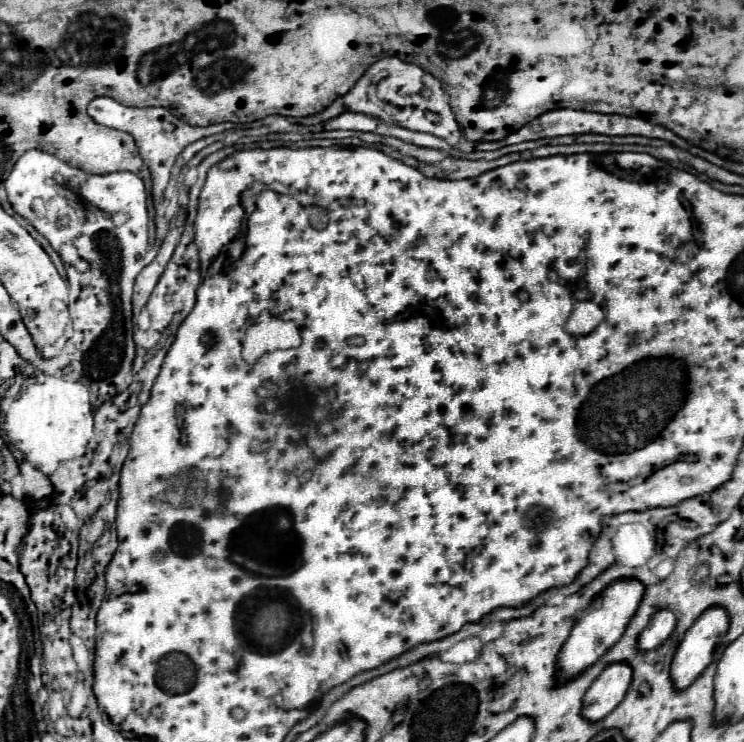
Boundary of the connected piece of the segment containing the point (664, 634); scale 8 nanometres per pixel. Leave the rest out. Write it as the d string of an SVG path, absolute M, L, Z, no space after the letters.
M658 610L638 638L640 652L658 648L674 632L674 626L676 626L676 616L670 610Z

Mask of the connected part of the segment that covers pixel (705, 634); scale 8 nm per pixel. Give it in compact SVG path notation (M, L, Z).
M708 608L690 628L688 632L684 634L680 646L676 648L674 652L674 660L670 664L670 678L674 680L674 688L682 690L682 688L688 688L700 674L702 670L712 662L714 658L714 650L716 646L722 642L722 638L726 636L726 630L728 630L728 614L724 608Z

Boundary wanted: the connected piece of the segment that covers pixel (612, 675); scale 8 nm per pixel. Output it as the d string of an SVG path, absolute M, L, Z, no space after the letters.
M618 662L606 666L582 700L582 716L586 720L602 720L602 716L608 716L626 696L630 682L632 670L628 664Z

